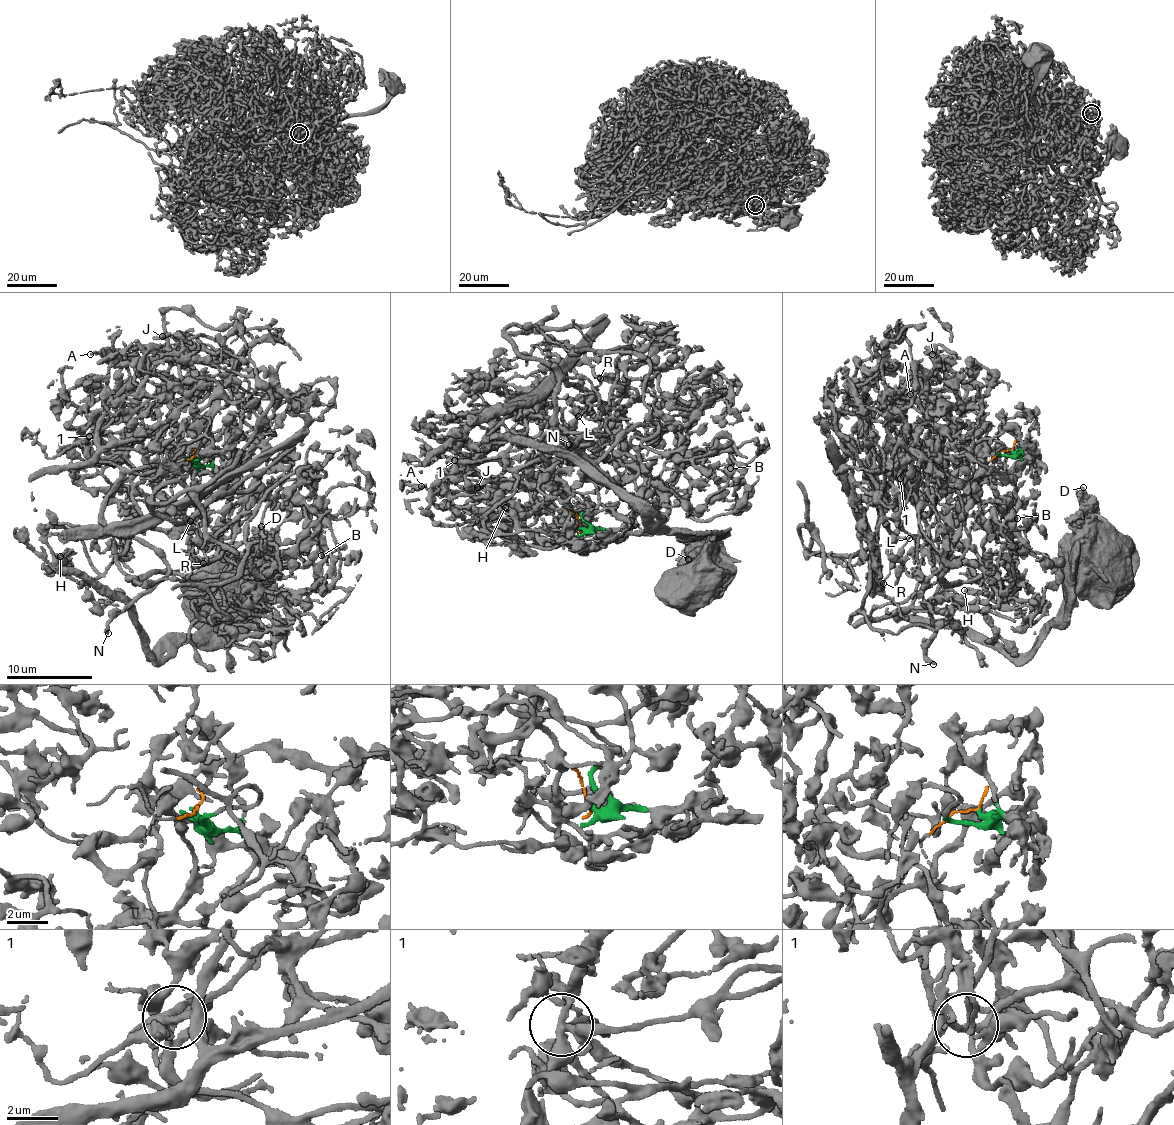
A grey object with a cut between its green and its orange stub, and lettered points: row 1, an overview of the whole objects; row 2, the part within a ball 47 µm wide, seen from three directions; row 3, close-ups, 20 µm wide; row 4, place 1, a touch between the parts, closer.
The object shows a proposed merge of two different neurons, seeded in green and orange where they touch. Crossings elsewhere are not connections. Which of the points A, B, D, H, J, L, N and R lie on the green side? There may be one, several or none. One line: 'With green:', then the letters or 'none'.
With green: D, H, N

